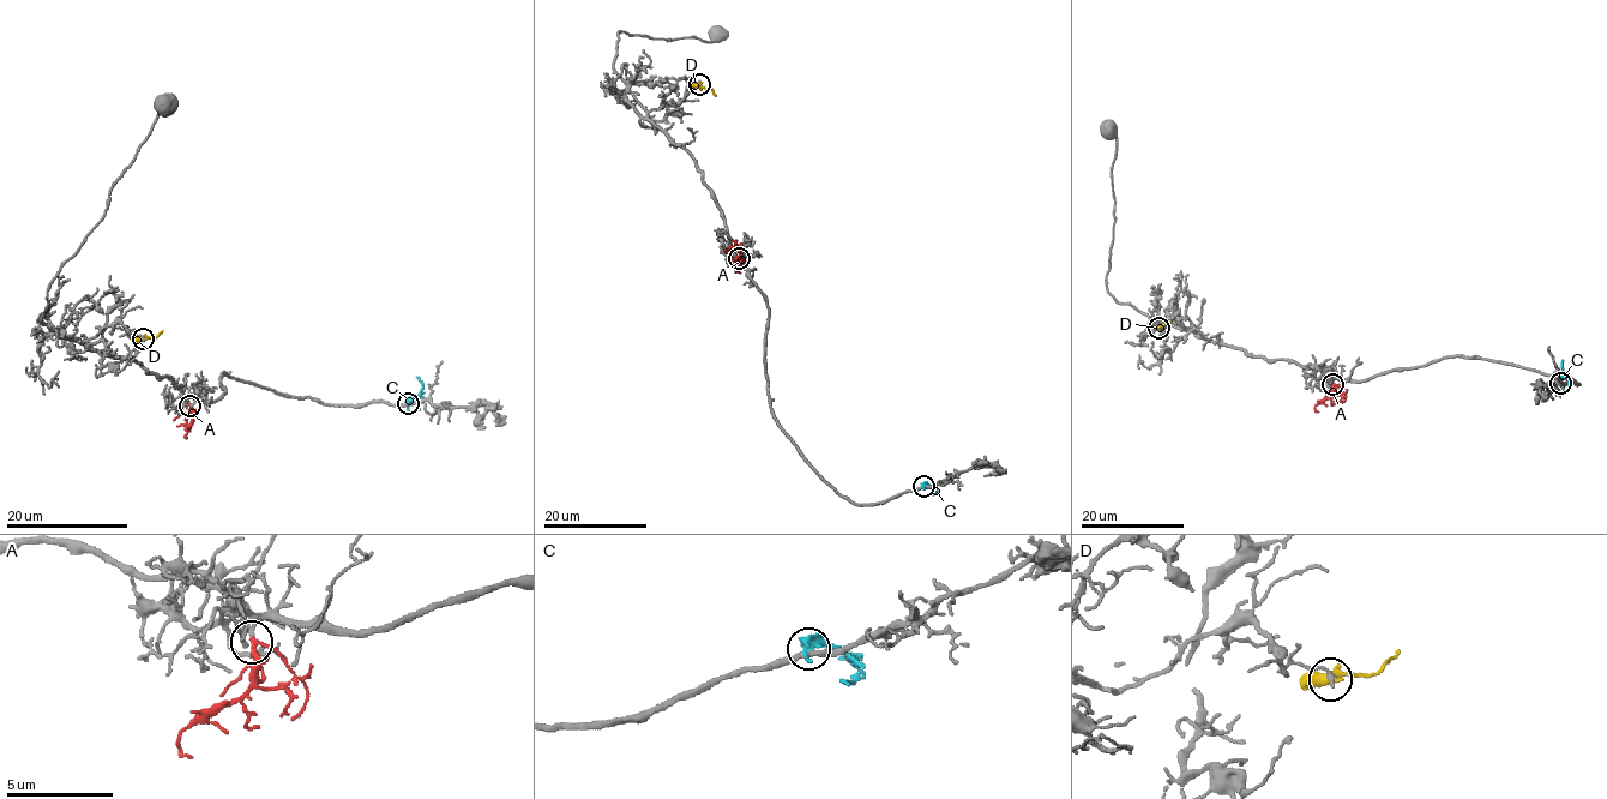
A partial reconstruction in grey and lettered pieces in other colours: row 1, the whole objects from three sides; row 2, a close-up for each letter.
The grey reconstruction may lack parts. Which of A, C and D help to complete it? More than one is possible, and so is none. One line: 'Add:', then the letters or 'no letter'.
Add: A

